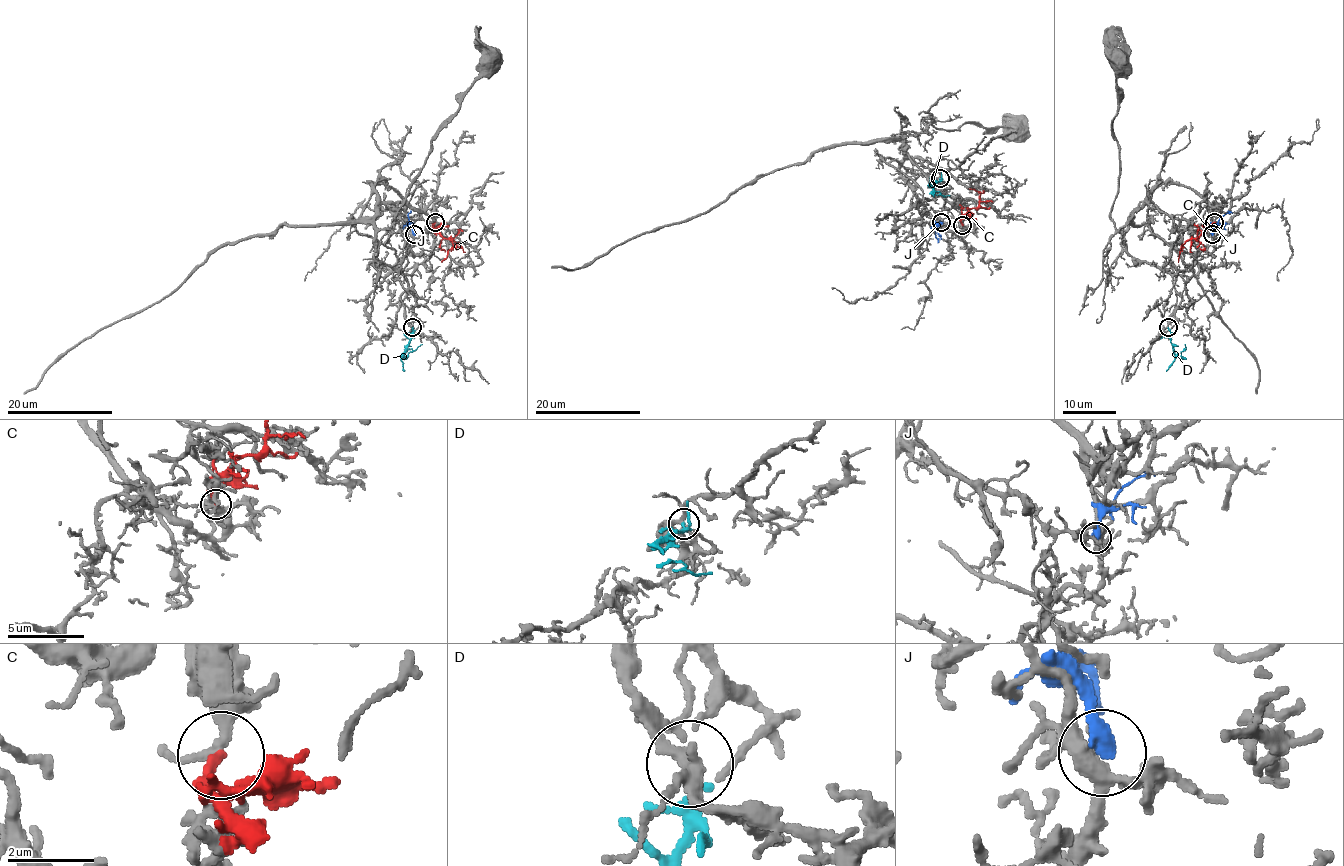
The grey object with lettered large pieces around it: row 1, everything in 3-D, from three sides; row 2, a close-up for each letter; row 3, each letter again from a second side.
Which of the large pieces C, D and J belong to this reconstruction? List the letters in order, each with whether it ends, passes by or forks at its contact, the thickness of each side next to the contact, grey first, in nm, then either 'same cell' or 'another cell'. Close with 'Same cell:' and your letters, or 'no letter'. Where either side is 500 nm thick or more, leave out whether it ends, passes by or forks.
C: it ends; calibres 190 and 200 nm; another cell
D: it ends; calibres 260 and 200 nm; same cell
J: it ends; calibres 360 and 400 nm; another cell
Same cell: D

